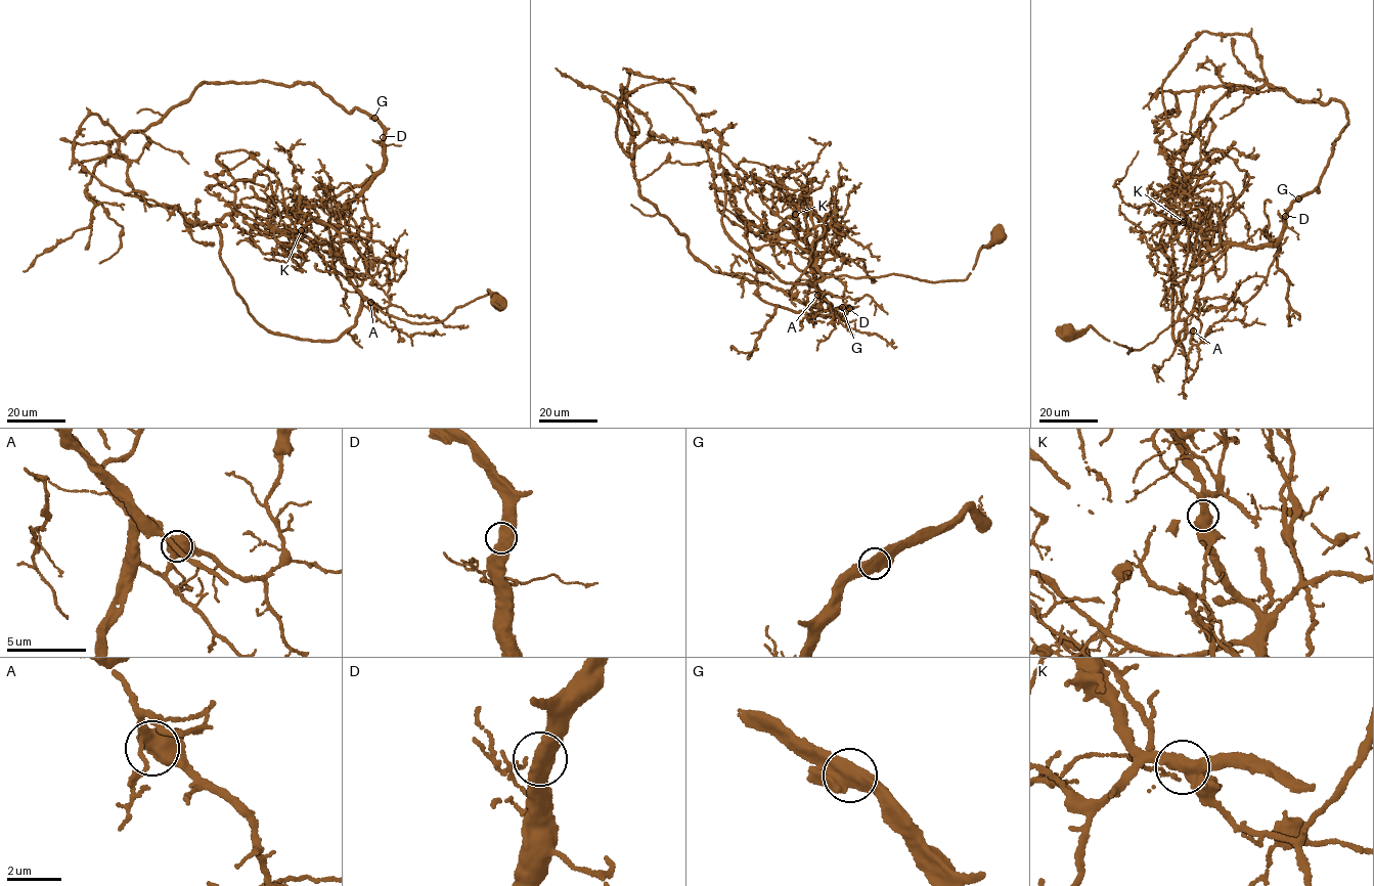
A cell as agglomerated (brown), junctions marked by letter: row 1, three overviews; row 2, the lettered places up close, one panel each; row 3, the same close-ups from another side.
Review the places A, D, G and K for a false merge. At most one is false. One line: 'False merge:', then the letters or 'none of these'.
False merge: K

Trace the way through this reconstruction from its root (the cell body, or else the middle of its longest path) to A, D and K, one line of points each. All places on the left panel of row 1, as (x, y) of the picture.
A: (497, 301), (489, 291), (443, 320), (418, 323), (385, 314), (364, 298), (363, 305), (370, 302)
D: (497, 301), (489, 291), (443, 320), (413, 322), (382, 312), (350, 281), (344, 212), (382, 168), (383, 137)
K: (497, 301), (489, 291), (440, 321), (397, 318), (370, 304), (350, 281), (337, 249), (301, 231)

